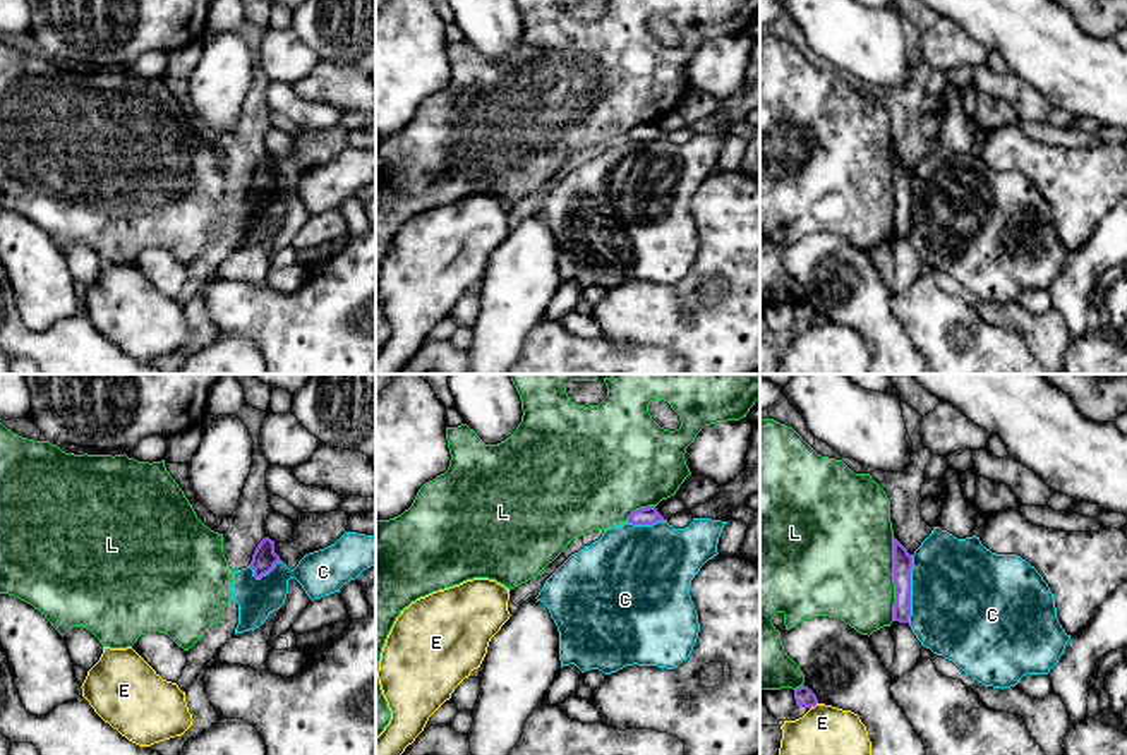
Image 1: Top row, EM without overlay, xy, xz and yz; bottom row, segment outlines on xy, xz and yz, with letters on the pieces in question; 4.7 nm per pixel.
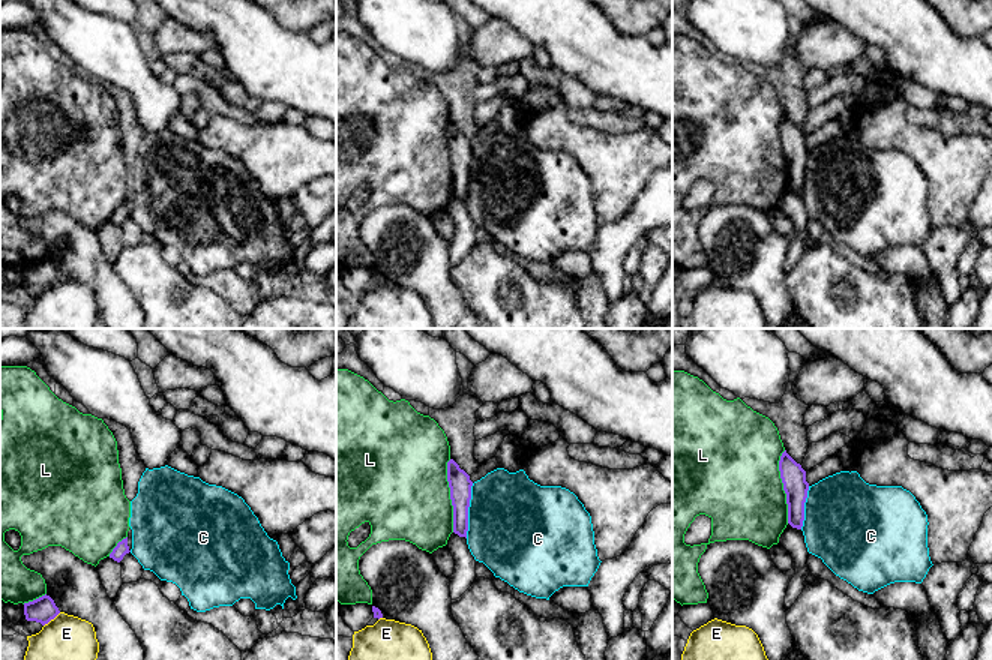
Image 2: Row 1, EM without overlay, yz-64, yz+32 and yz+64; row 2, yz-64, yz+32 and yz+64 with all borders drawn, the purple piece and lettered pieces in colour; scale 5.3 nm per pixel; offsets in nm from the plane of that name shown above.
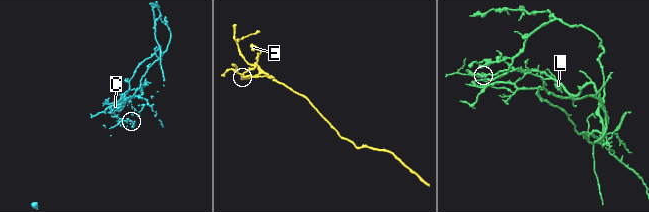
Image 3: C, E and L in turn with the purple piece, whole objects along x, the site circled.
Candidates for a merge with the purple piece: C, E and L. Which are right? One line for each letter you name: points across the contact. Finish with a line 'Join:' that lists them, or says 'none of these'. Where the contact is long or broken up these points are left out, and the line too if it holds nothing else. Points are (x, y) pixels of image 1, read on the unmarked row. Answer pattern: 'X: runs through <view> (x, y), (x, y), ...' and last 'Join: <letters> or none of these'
Join: none of these

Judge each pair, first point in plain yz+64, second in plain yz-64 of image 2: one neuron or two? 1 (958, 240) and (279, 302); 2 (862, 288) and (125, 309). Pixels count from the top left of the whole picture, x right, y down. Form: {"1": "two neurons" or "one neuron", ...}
{"1": "two neurons", "2": "two neurons"}

